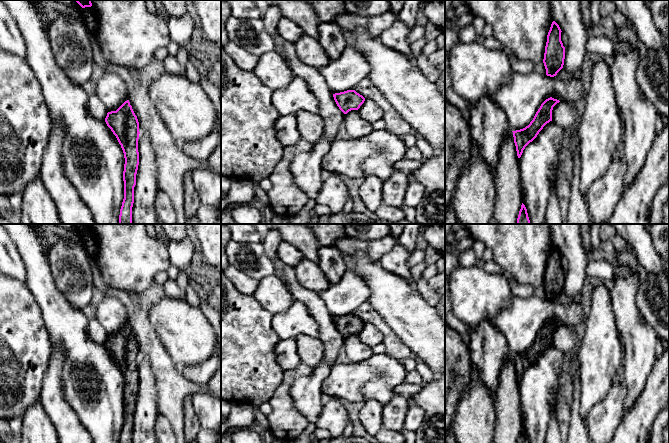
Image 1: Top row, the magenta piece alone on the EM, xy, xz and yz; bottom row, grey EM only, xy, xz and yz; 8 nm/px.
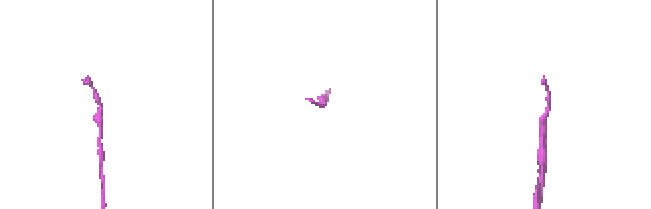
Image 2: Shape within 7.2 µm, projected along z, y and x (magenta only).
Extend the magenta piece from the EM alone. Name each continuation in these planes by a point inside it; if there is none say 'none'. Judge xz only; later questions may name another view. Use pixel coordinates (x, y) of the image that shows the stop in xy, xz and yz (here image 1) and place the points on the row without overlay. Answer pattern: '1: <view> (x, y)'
none

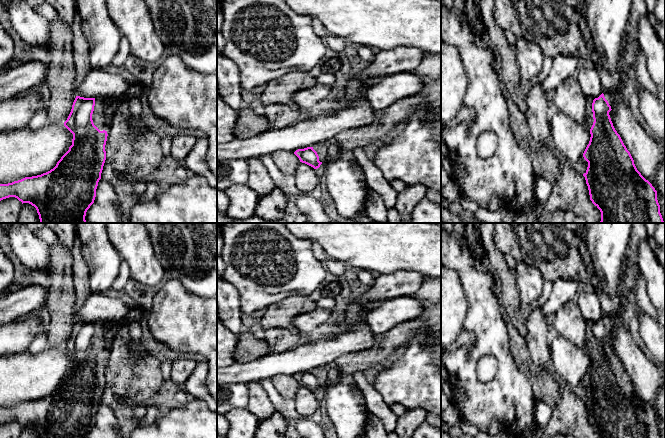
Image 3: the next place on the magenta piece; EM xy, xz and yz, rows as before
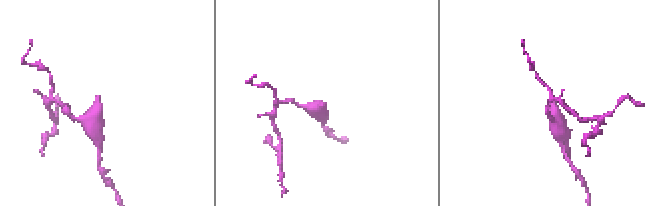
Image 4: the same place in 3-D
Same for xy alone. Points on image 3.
1: xy (105, 332)

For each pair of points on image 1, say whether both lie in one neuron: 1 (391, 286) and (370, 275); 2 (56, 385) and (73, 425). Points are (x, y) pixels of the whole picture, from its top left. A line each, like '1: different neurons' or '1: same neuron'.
1: same neuron
2: same neuron

